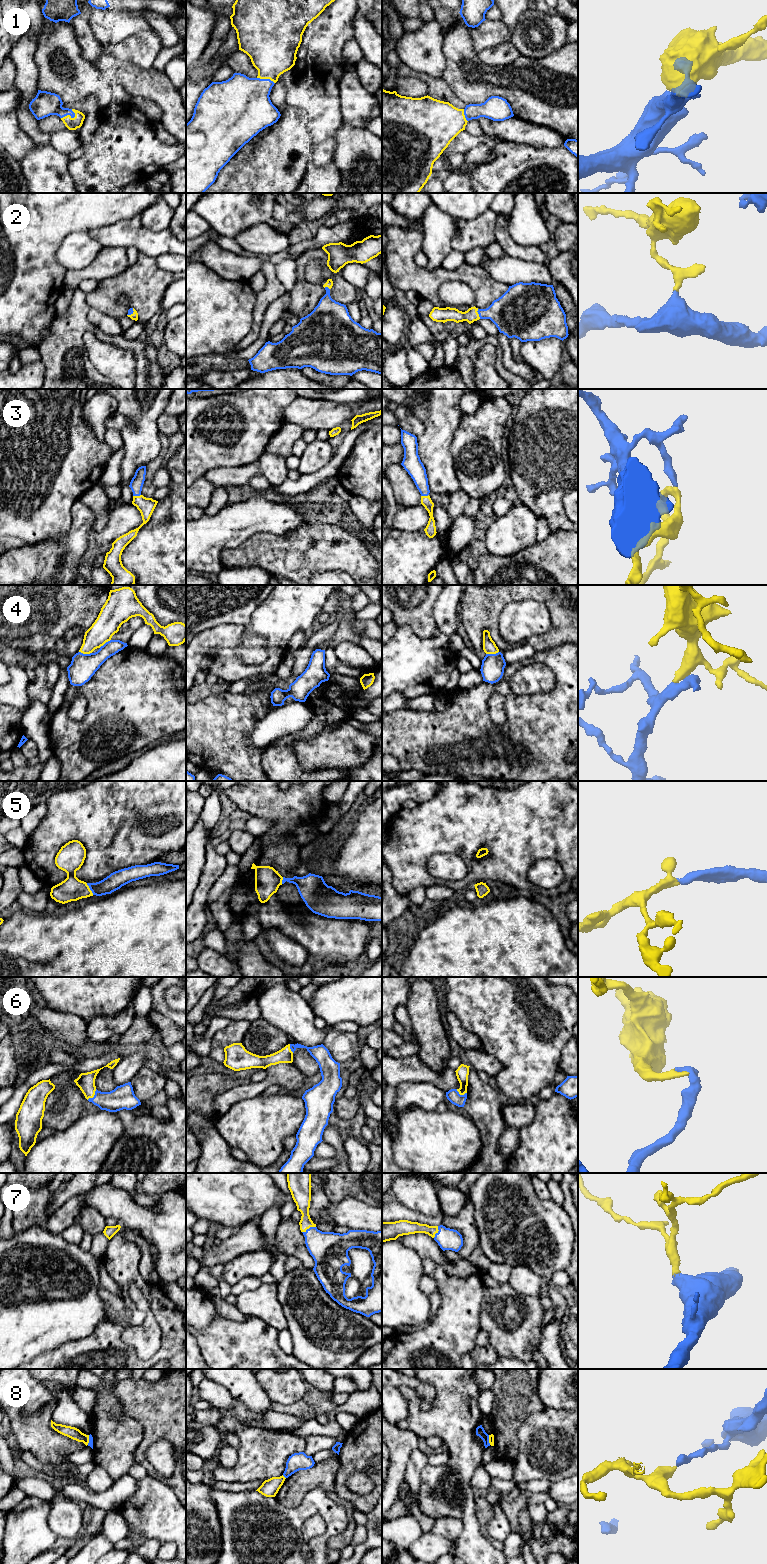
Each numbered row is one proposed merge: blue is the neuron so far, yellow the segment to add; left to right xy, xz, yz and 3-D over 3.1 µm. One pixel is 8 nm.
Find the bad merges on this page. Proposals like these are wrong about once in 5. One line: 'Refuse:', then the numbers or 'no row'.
Refuse: 8

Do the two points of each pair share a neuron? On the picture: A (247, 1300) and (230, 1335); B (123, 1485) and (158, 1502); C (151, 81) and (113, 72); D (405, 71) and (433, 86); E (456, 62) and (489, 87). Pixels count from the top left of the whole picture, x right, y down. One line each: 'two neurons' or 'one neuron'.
A: two neurons
B: two neurons
C: one neuron
D: one neuron
E: one neuron

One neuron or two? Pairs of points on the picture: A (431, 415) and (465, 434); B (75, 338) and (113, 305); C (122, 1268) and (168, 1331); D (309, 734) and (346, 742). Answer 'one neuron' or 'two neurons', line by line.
A: two neurons
B: two neurons
C: one neuron
D: two neurons

